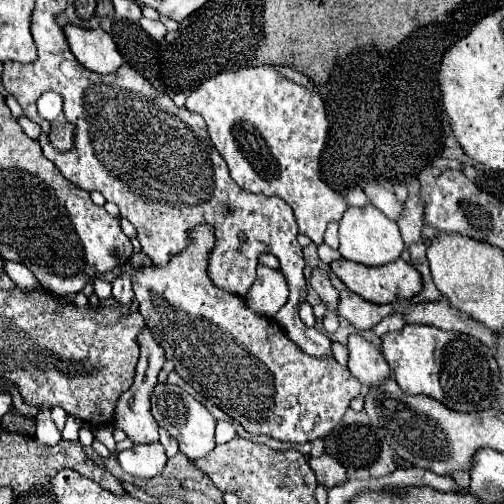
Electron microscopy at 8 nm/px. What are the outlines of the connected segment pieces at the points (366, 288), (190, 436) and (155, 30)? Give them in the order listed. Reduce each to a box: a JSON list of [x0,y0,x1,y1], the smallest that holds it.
[[329,258,423,304],[151,384,215,460],[141,18,167,40]]

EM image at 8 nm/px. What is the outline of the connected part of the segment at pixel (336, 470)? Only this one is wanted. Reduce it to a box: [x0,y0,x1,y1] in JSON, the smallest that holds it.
[307,454,347,488]

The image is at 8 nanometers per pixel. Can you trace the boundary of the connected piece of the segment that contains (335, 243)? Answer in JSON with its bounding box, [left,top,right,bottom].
[325,222,339,250]

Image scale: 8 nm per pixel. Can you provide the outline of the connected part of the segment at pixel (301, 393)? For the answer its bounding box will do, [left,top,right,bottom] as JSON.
[133,226,361,442]

